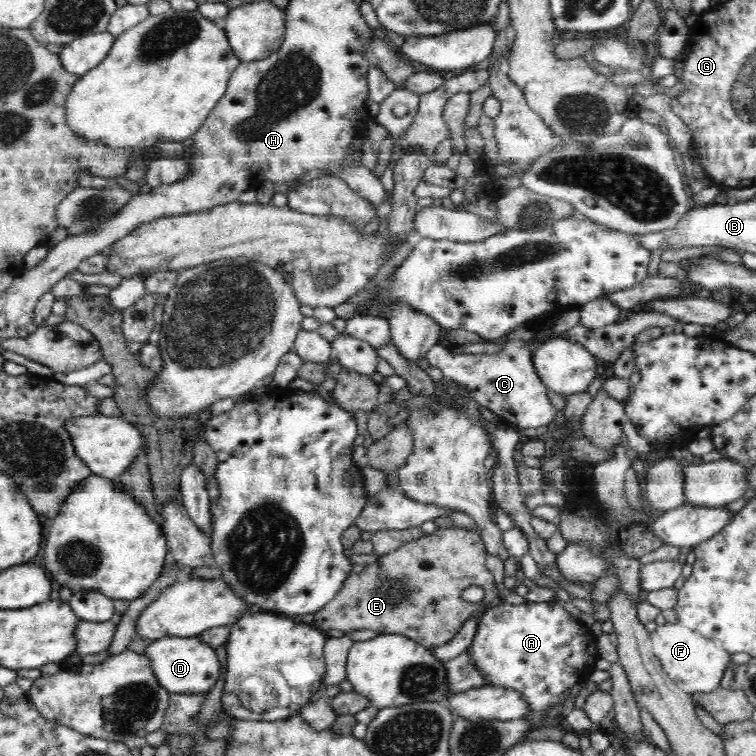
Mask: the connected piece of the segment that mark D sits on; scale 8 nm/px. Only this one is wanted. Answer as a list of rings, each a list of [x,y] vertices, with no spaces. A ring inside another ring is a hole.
[[[168,636],[153,641],[146,650],[152,672],[159,685],[170,693],[196,695],[208,692],[220,676],[220,661],[212,648],[196,637]]]

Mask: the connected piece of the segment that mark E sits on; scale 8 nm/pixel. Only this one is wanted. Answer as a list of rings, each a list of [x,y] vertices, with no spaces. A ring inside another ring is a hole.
[[[456,526],[451,529],[438,527],[434,533],[426,533],[388,554],[377,555],[376,561],[368,564],[359,574],[352,572],[337,596],[334,596],[326,607],[314,613],[312,626],[322,632],[332,629],[343,631],[345,634],[355,630],[371,629],[378,634],[400,634],[425,647],[443,646],[453,640],[469,618],[475,614],[482,616],[488,607],[501,601],[494,576],[486,566],[486,555],[486,545],[477,532]],[[468,586],[480,586],[486,593],[484,599],[481,602],[463,600],[462,592]]]

